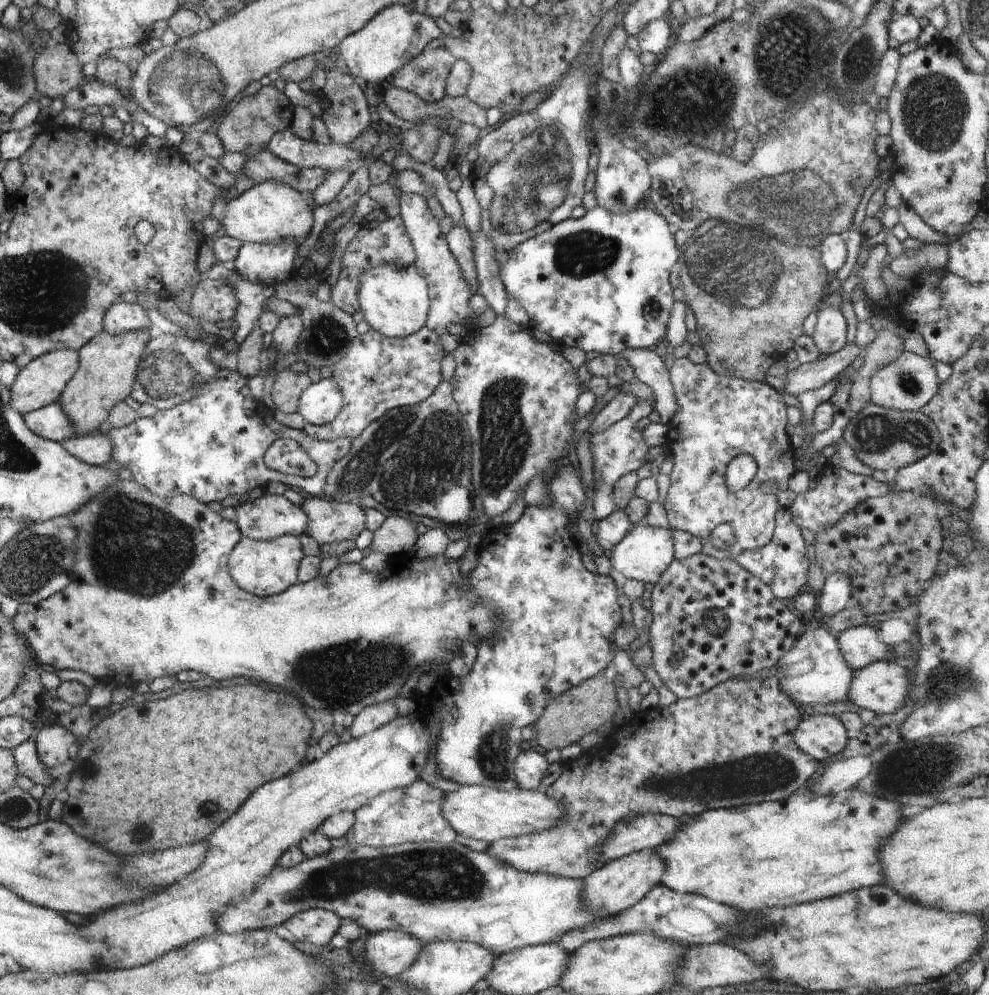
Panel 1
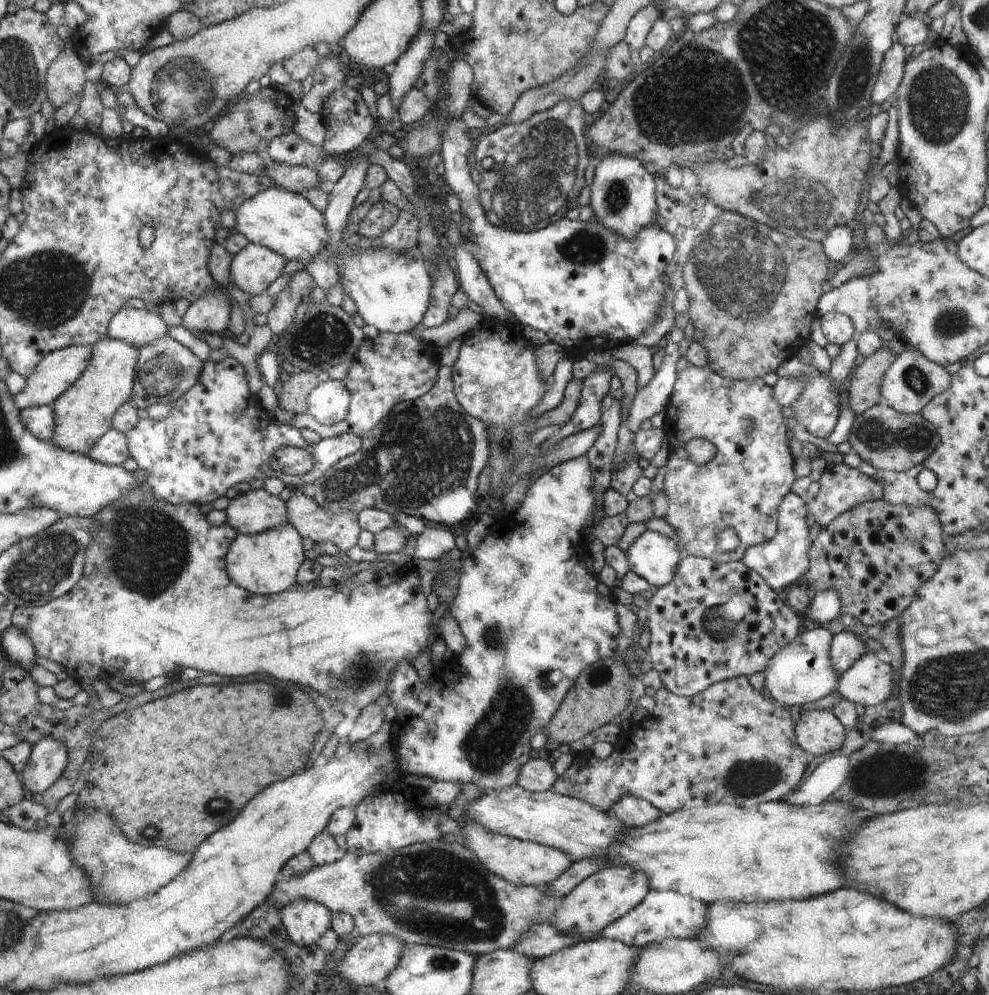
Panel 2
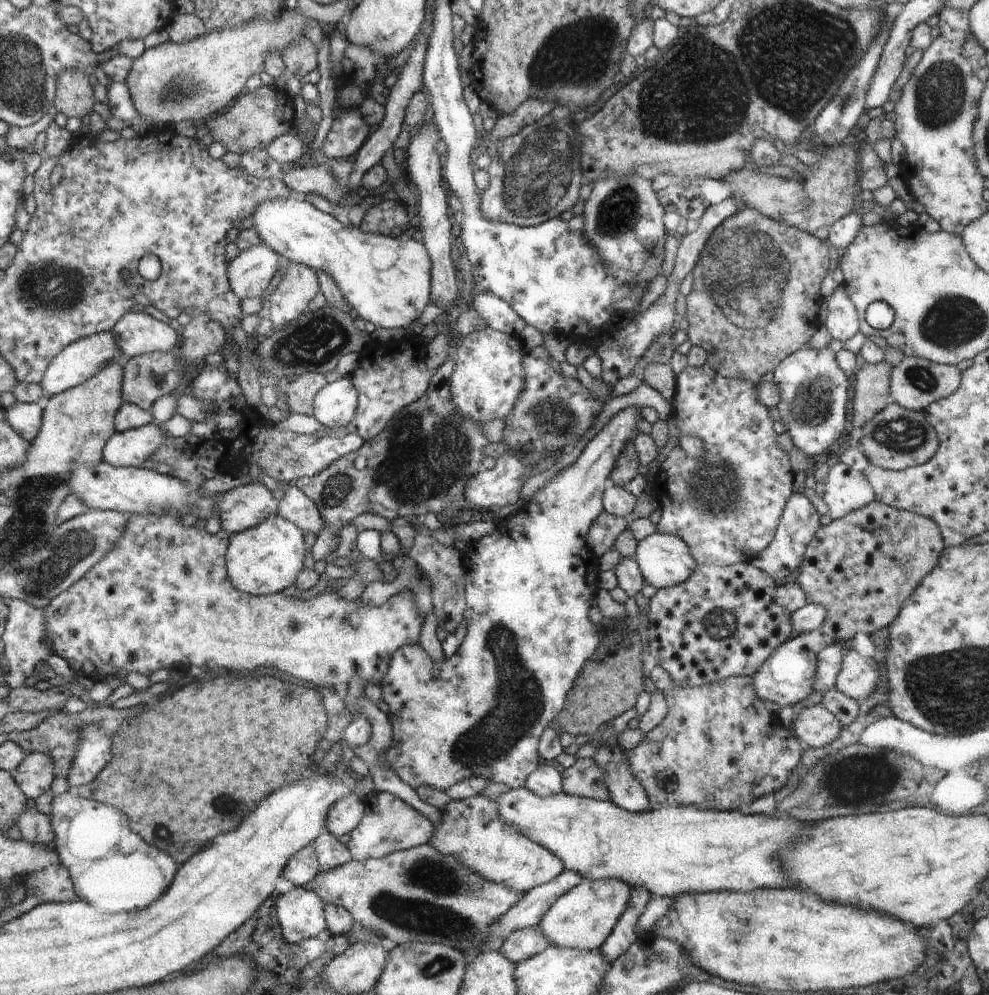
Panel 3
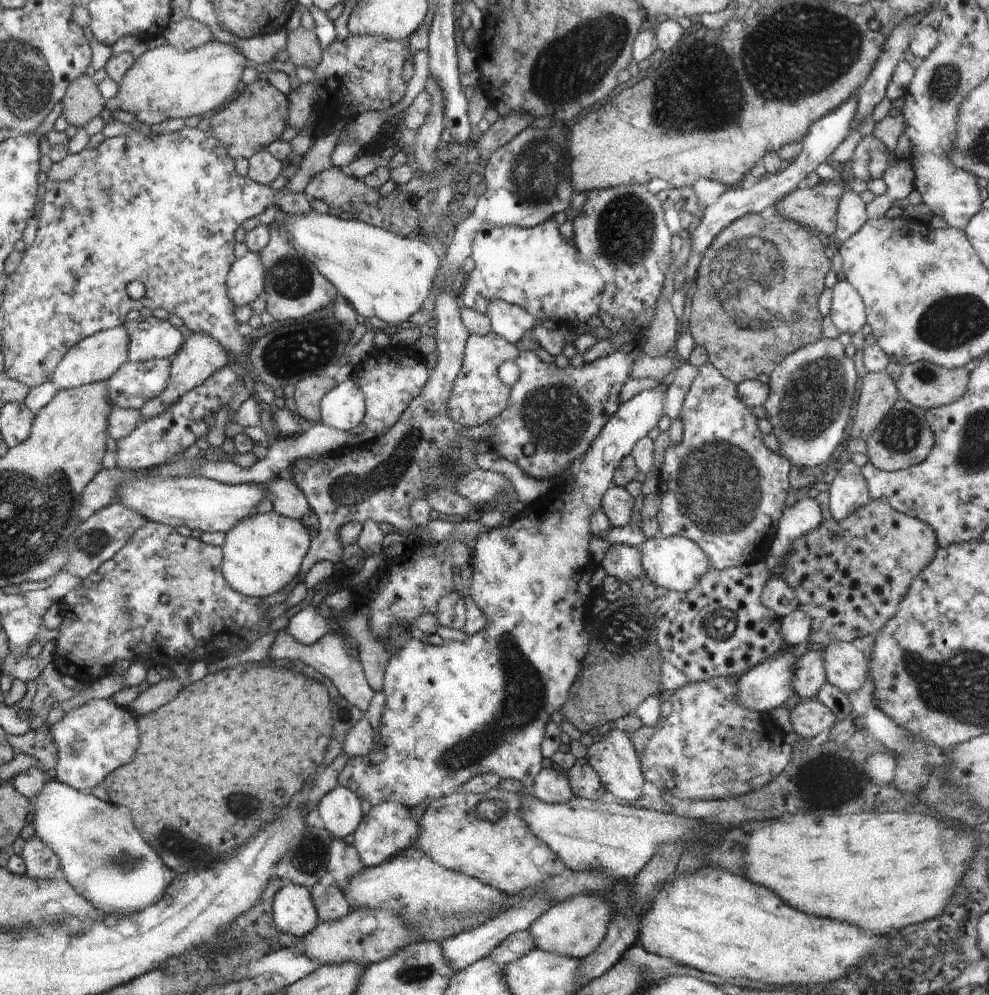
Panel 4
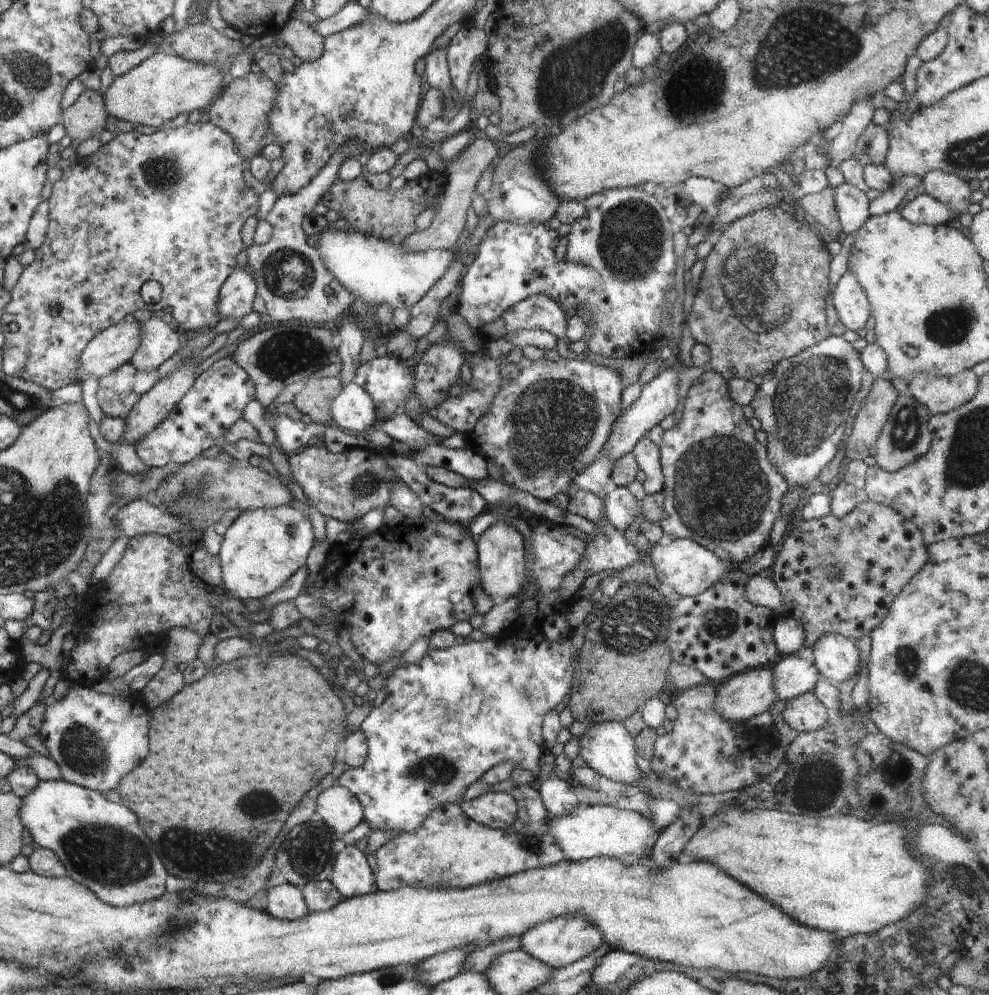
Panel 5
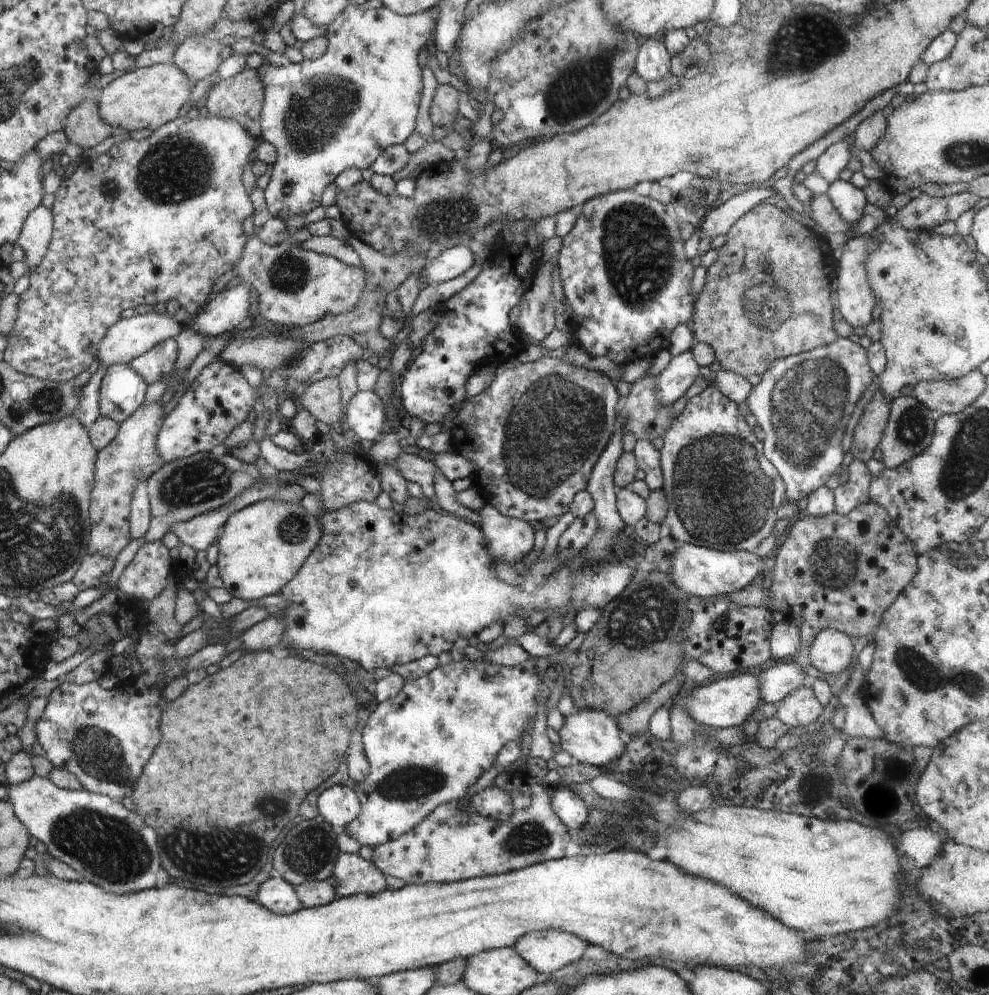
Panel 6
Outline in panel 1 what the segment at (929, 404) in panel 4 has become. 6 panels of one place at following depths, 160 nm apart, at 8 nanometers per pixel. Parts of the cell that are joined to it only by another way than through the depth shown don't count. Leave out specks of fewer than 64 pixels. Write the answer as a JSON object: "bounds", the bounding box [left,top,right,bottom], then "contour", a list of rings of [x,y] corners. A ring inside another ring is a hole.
{"bounds":[869,351,942,411],"contour":[[[905,351],[898,358],[875,370],[869,385],[871,401],[881,407],[897,411],[920,411],[921,408],[939,392],[942,384],[938,383],[938,375],[934,368],[934,360],[913,352]]]}

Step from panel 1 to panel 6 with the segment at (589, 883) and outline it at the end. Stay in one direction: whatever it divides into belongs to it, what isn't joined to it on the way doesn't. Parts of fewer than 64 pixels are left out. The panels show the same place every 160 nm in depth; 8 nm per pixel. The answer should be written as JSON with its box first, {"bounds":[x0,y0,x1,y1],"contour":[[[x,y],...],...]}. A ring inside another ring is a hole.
{"bounds":[513,928,592,975],"contour":[[[550,928],[527,933],[513,948],[541,975],[578,963],[591,944],[592,942],[566,930]]]}

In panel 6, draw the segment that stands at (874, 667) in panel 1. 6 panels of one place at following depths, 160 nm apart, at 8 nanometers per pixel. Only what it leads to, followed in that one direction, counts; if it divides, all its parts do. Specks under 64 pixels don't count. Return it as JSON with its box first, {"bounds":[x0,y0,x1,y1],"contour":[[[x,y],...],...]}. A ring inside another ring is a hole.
{"bounds":[809,629,854,677],"contour":[[[823,629],[818,632],[809,647],[809,659],[812,666],[822,673],[837,677],[850,667],[854,640],[842,632]]]}

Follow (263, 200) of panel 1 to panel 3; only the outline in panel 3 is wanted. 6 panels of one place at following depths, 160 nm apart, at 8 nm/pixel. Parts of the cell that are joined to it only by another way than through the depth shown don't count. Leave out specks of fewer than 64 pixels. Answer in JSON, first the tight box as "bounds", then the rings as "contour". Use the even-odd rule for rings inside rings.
{"bounds":[253,196,432,328],"contour":[[[302,196],[274,199],[260,204],[253,212],[254,229],[261,242],[273,248],[284,260],[309,265],[311,269],[328,273],[338,285],[354,316],[372,322],[376,328],[406,328],[432,302],[432,260],[428,249],[417,235],[393,237],[384,233],[366,232],[363,226],[344,226],[334,215],[314,208]]]}

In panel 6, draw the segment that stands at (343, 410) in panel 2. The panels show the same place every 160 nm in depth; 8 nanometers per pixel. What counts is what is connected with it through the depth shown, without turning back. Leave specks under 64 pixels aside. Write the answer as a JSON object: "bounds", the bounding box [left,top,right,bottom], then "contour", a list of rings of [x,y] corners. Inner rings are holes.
{"bounds":[344,391,384,443],"contour":[[[359,391],[345,405],[344,426],[352,429],[362,443],[376,443],[384,426],[384,406],[374,391]]]}

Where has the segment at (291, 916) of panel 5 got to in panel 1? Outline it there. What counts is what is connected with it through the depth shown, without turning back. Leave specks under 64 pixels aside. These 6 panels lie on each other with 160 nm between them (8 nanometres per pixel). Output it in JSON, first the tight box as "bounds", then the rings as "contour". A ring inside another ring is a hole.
{"bounds":[285,909,344,946],"contour":[[[308,909],[294,915],[285,922],[286,928],[295,936],[294,940],[324,946],[340,931],[344,920],[332,911]]]}

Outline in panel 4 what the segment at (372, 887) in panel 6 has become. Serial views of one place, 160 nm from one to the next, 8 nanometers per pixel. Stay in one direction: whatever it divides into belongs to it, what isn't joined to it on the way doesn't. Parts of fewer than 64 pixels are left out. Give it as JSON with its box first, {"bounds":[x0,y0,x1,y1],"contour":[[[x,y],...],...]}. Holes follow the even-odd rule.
{"bounds":[327,837,365,889],"contour":[[[332,837],[328,846],[327,872],[338,884],[338,889],[346,888],[352,876],[358,876],[365,866],[354,846],[342,839]]]}

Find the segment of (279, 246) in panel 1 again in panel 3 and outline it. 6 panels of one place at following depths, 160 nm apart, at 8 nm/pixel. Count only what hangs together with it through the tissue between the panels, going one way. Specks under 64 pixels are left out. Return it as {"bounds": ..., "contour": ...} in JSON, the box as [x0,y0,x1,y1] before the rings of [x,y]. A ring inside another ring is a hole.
{"bounds":[229,244,278,300],"contour":[[[266,244],[240,251],[229,264],[230,288],[239,300],[262,297],[270,280],[278,272],[278,253]]]}

